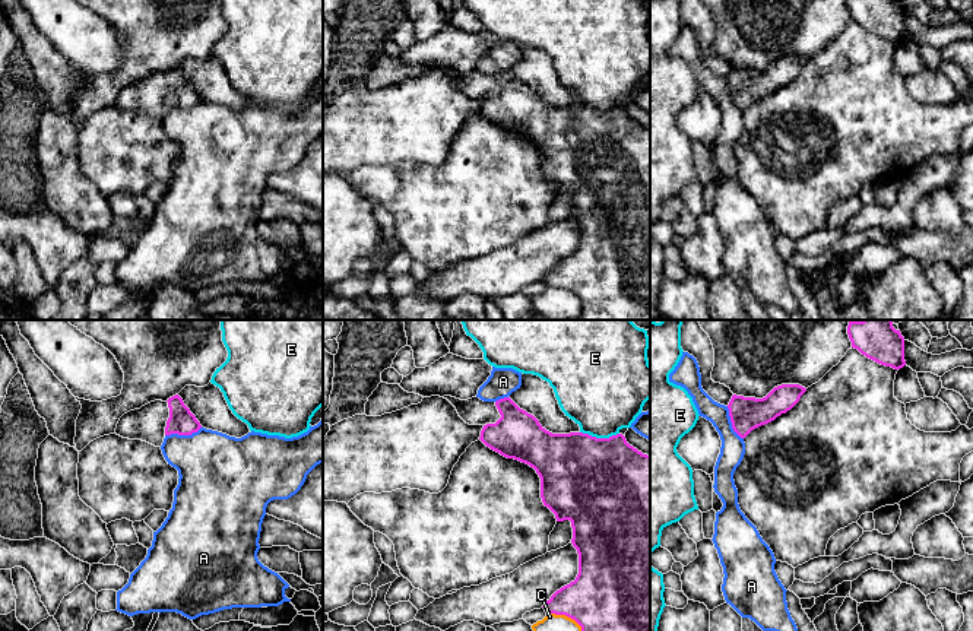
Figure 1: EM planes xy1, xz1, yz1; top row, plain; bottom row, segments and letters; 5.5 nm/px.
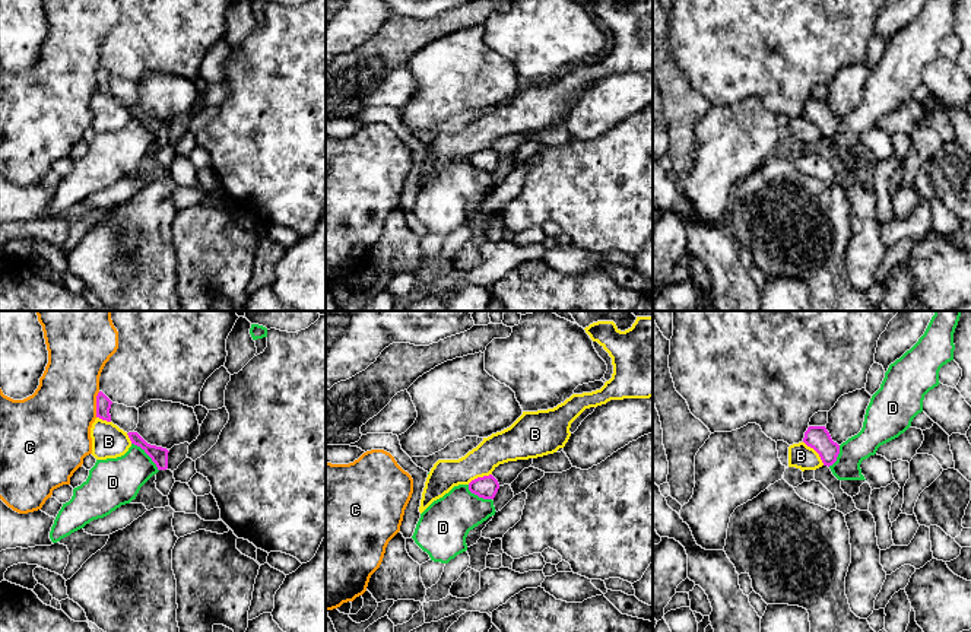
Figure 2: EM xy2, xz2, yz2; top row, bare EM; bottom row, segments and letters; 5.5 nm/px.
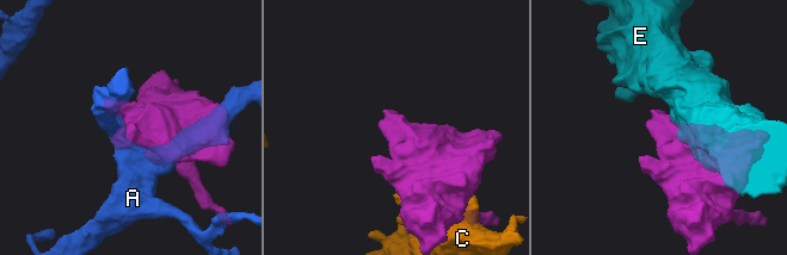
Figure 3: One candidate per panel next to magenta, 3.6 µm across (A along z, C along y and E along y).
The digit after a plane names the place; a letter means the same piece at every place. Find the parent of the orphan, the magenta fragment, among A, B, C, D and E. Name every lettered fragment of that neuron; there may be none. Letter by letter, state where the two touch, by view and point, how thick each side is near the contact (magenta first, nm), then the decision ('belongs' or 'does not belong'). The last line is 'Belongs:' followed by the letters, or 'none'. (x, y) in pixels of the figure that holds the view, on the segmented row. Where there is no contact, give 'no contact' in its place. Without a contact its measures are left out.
A: xy1 (183, 434) | 150/400 nm | does not belong
B: yz2 (816, 451) | 130/140 nm | does not belong
C: xz1 (566, 615) | 380/100 nm | does not belong
D: xy2 (148, 454) | 100/260 nm | does not belong
E: xz1 (599, 438) | 500/440 nm | does not belong
Belongs: none

